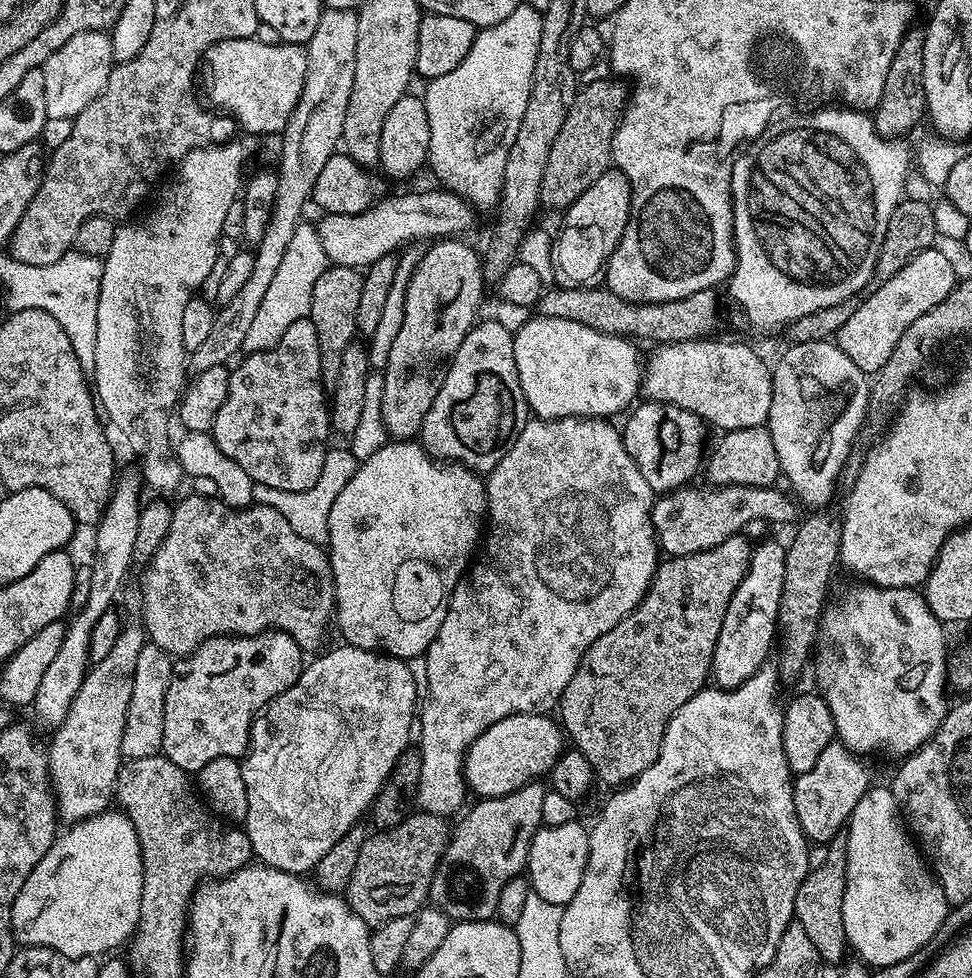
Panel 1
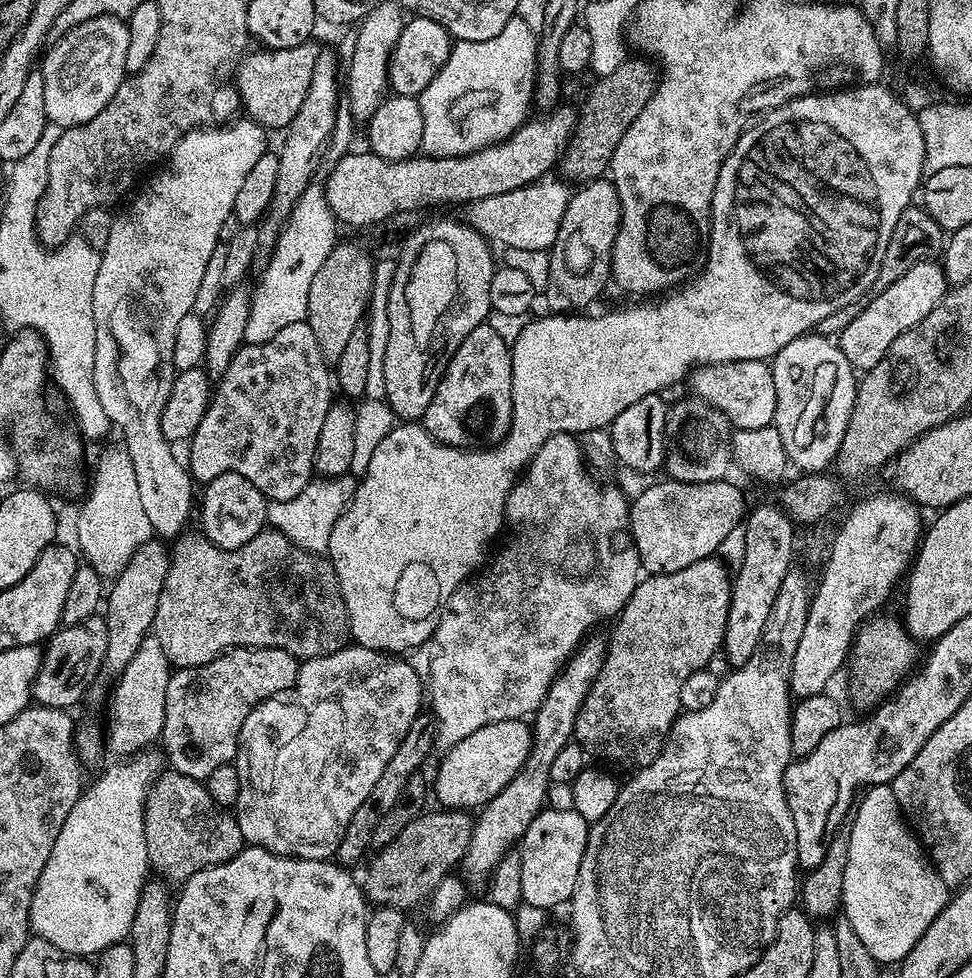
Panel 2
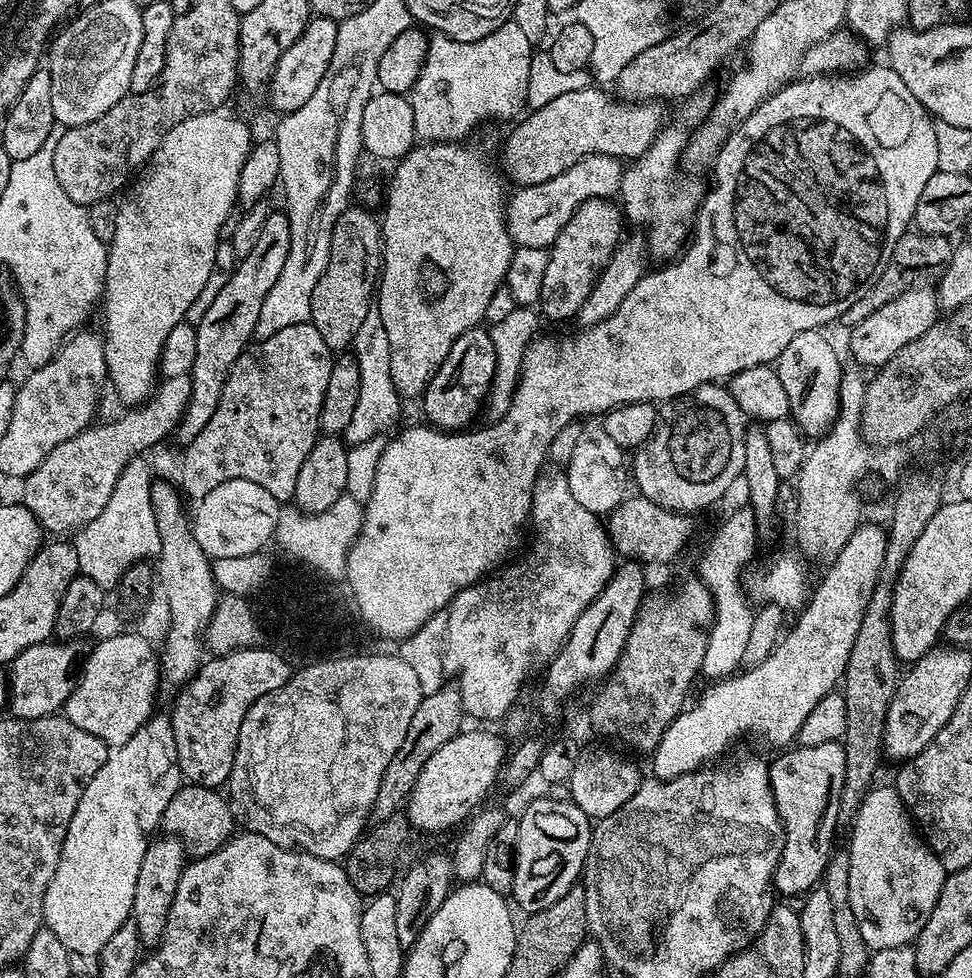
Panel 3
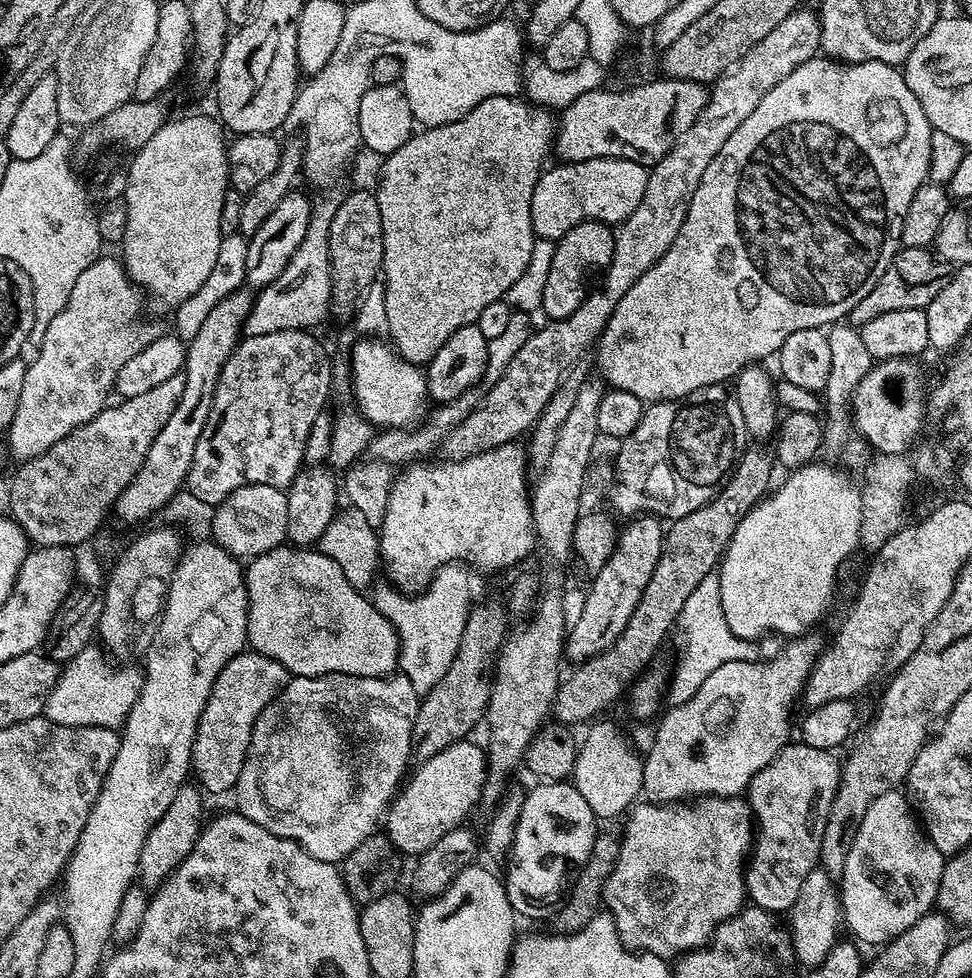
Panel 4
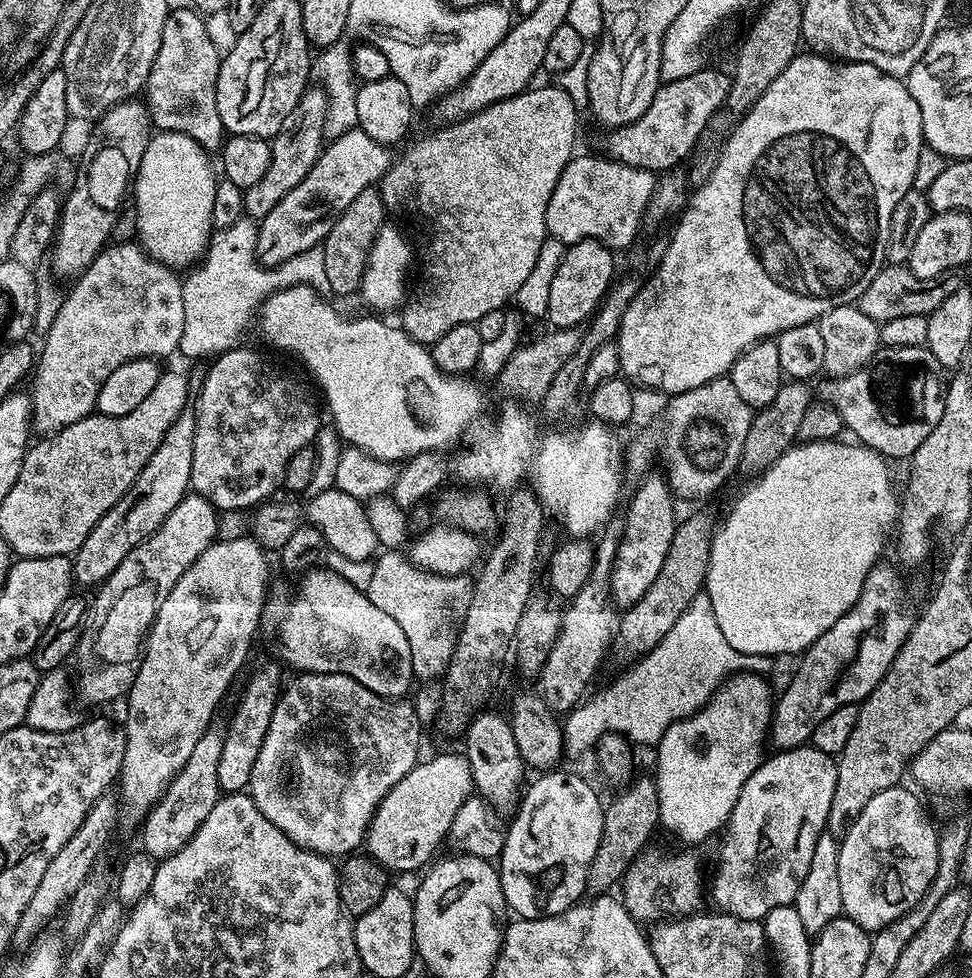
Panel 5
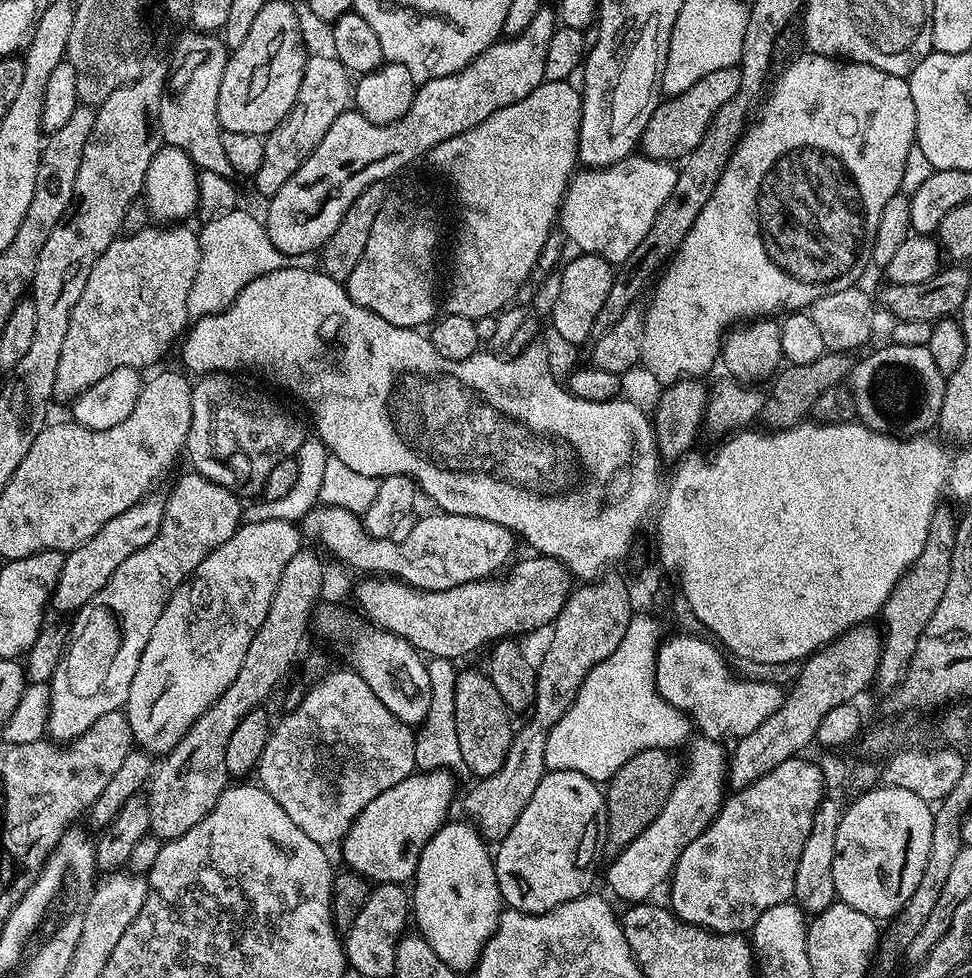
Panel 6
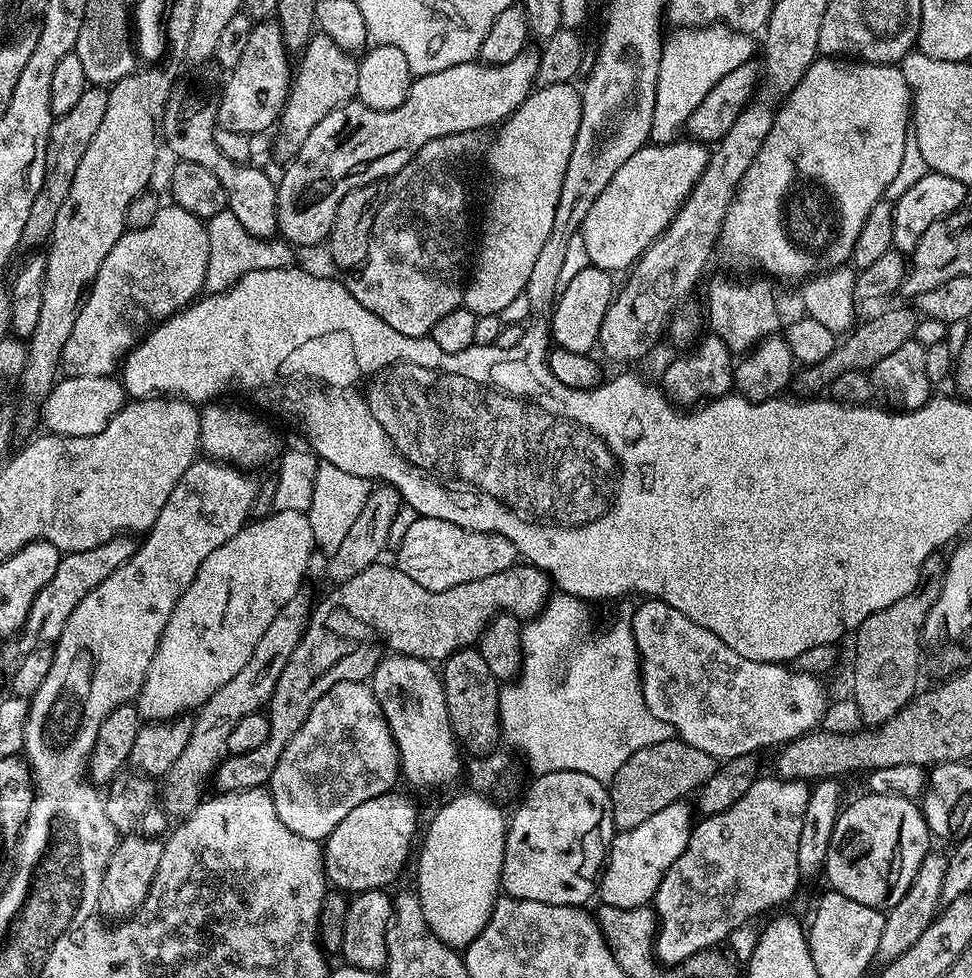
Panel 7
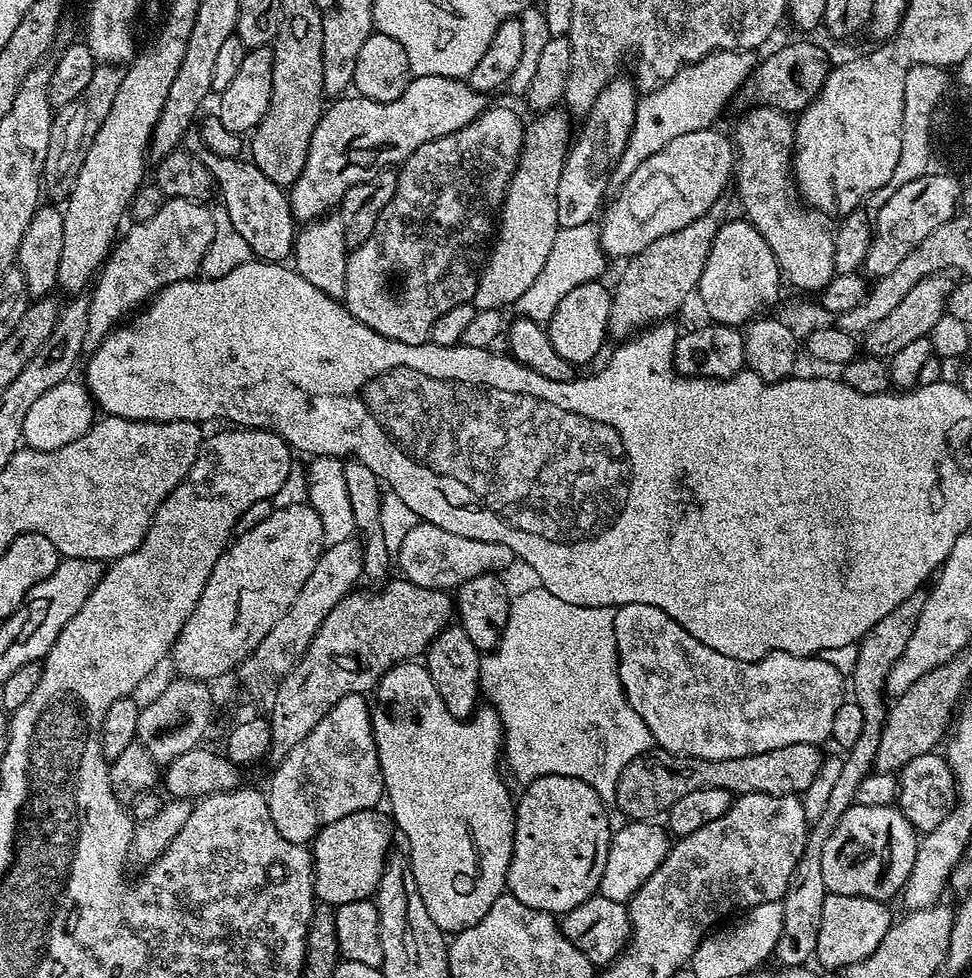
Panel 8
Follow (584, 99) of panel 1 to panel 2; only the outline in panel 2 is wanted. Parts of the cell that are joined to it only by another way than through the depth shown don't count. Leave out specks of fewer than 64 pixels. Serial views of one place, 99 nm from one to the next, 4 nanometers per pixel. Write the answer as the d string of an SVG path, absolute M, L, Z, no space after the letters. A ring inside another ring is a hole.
M627 58L612 74L599 77L596 85L588 92L584 105L579 105L576 117L576 128L572 131L570 142L558 165L563 179L568 182L587 182L599 180L608 172L610 162L614 158L614 150L618 150L618 142L622 142L622 134L642 114L646 102L656 92L658 68L651 59Z

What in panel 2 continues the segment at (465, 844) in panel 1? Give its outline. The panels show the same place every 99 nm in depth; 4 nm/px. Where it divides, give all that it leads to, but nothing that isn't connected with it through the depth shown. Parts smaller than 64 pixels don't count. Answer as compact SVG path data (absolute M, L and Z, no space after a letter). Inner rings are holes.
M589 634L581 640L572 657L564 663L560 673L554 678L546 698L542 698L539 710L534 713L531 721L532 752L526 758L522 770L500 793L483 808L479 809L475 817L472 836L469 838L469 846L466 849L462 861L462 876L469 885L483 885L492 875L498 863L507 852L513 851L519 845L524 831L530 826L530 822L545 807L544 799L548 796L548 788L552 784L550 778L550 762L558 755L562 746L573 743L576 730L577 712L584 701L584 695L588 692L598 674L598 670L604 661L604 655L608 649L608 641L602 635Z

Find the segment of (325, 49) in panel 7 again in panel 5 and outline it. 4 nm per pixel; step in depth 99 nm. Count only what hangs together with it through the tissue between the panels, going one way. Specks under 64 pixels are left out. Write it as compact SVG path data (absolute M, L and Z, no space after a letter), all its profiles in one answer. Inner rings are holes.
M309 86L305 88L298 106L290 110L290 118L286 118L283 130L271 137L270 167L266 174L262 174L260 181L244 189L244 210L253 221L263 220L270 210L274 210L274 206L278 206L278 202L282 202L282 198L286 198L290 190L294 190L294 186L298 186L298 182L302 182L302 178L306 178L306 174L310 174L314 162L326 147L324 123L327 109L328 95L323 87Z

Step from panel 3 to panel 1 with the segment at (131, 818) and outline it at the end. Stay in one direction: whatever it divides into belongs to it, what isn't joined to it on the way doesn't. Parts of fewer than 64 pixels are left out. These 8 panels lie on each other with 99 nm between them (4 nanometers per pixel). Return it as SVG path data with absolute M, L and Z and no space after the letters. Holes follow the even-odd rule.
M105 810L88 820L65 827L57 835L50 850L42 854L42 862L38 862L34 870L30 870L30 878L22 882L22 890L18 890L14 898L13 941L20 946L37 944L43 948L52 948L61 957L100 958L108 954L103 952L108 952L119 944L127 945L140 921L143 873L138 834L125 812Z

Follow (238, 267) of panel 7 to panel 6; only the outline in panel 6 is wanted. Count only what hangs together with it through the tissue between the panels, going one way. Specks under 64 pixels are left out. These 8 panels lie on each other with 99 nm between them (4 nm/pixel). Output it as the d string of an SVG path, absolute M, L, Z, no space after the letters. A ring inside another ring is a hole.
M226 214L226 218L214 218L203 225L204 229L199 229L200 237L200 261L198 262L198 274L194 274L194 286L190 286L190 298L188 299L188 315L192 318L201 316L213 316L219 312L224 312L236 301L238 294L254 278L262 274L270 274L268 268L232 268L232 216Z

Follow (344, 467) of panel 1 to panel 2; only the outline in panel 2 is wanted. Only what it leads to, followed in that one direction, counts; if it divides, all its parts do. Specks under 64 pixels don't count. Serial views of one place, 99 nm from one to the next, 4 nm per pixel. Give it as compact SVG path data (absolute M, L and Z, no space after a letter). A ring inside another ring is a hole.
M344 473L338 477L316 478L302 494L286 500L269 501L267 523L277 532L286 534L295 545L311 552L325 553L329 546L334 522L344 512L356 493L357 477Z

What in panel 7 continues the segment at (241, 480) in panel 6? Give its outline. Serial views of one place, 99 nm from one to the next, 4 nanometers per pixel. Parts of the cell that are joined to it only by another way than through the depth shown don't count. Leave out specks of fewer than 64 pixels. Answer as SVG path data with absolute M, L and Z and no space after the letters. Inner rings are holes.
M209 402L200 408L200 446L205 457L231 464L241 470L253 470L259 464L268 464L277 459L282 452L280 440L272 433L272 428L264 420L259 420L244 408L227 408L224 402Z

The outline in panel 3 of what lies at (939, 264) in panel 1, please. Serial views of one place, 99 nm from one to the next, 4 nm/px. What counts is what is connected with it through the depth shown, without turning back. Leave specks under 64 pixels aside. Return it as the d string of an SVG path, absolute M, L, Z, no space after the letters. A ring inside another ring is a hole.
M928 286L907 288L905 292L898 294L898 298L886 302L886 306L874 310L870 318L858 322L858 326L851 328L847 333L848 348L858 363L865 364L869 370L875 370L890 362L890 358L894 358L894 354L898 354L902 346L926 334L926 330L930 330L930 326L936 323L937 319L938 301L935 291Z

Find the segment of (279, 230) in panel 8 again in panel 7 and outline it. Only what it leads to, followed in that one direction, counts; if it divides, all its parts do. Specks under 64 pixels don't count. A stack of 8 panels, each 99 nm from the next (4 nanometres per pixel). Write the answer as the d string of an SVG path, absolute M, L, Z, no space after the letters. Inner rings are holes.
M188 88L185 92L181 90L173 91L172 96L168 99L168 105L164 108L164 123L162 125L162 140L168 148L173 152L173 157L176 160L185 160L186 162L195 162L197 166L203 166L205 170L210 170L210 174L214 174L218 177L218 182L222 182L223 188L226 189L226 198L228 199L227 211L234 214L234 218L238 218L238 222L242 222L242 226L246 226L246 230L250 230L250 234L259 236L261 238L272 238L277 235L278 232L278 206L276 205L276 184L274 180L271 180L266 173L260 168L255 168L255 163L249 162L247 164L239 164L238 162L230 162L230 158L226 158L226 154L222 154L222 150L218 150L218 142L214 142L214 130L217 128L216 123L216 105L218 103L215 95L211 96L204 88Z

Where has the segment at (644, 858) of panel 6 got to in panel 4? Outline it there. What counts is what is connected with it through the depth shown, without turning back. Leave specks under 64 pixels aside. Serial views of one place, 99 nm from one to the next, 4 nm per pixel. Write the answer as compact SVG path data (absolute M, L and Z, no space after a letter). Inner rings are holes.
M816 635L789 639L773 660L722 662L698 686L694 698L671 705L659 717L656 741L643 757L643 799L650 804L671 804L701 796L740 796L758 770L789 743L788 731L794 728L792 707L801 699L804 683L826 643L825 637Z

